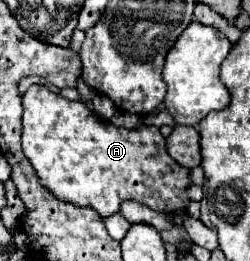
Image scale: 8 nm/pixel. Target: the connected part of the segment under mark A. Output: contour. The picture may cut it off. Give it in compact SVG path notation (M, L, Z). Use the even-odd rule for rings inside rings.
M33 84L23 94L23 134L21 134L23 154L31 162L39 182L47 188L57 200L71 202L79 208L93 208L101 218L113 216L119 212L121 202L135 200L151 210L173 214L177 210L187 210L191 198L187 188L191 182L191 170L181 168L175 160L169 162L165 148L165 138L157 126L141 126L135 130L115 128L111 122L101 122L93 116L83 102L69 102L59 94L49 92L43 86Z

